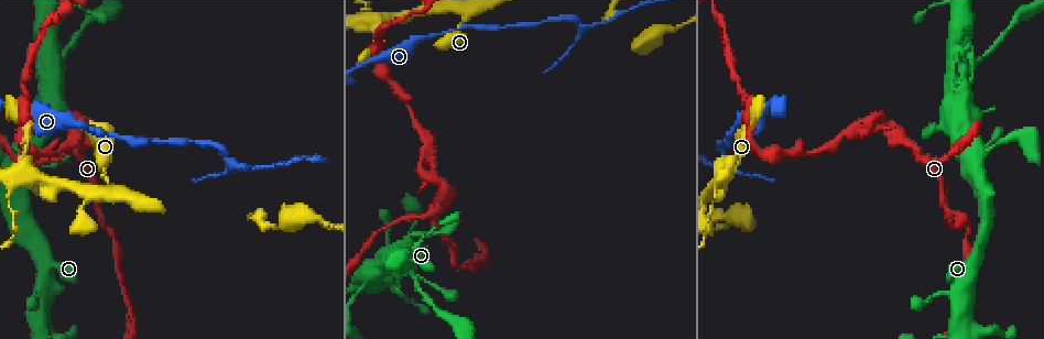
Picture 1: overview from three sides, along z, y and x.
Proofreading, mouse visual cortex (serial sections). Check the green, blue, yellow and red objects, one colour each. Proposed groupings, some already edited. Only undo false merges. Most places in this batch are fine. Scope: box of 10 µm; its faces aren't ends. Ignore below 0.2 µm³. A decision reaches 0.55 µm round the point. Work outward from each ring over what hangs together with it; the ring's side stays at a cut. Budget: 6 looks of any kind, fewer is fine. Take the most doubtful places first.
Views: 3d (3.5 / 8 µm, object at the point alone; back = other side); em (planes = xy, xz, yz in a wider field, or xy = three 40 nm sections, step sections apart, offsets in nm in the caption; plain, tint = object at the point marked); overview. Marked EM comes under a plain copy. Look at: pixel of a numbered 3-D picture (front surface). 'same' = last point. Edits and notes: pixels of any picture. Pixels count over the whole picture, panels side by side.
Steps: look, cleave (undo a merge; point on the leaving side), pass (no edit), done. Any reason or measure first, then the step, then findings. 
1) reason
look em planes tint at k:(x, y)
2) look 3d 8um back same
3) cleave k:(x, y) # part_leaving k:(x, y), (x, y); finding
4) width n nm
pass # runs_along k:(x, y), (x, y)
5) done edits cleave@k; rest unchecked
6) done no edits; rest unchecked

a narrow waist
look 3d 3.5um at 1:(911, 142)

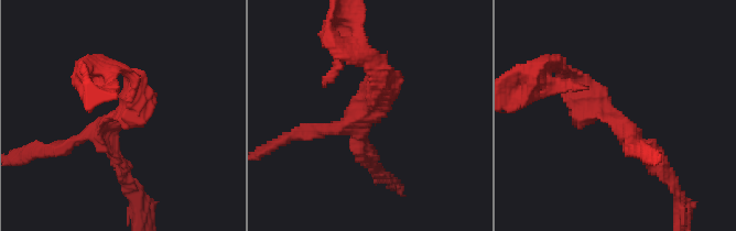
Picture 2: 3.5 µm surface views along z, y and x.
arm_widths 150, 200, 350 nm
pass # runs_along 2:(655, 161), (564, 76); all the same cell

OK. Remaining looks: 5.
three-way junction
look 3d 3.5um at 1:(56, 64)

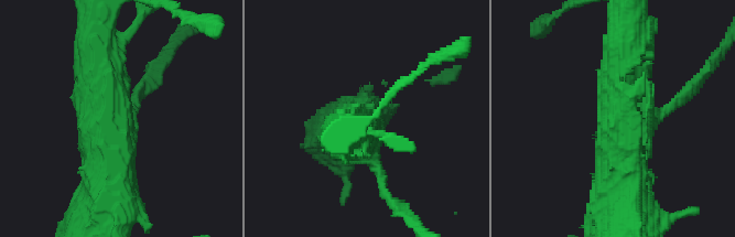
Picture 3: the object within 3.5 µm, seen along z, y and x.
need the tissue
look em xy step 5 tint at 3:(122, 121)

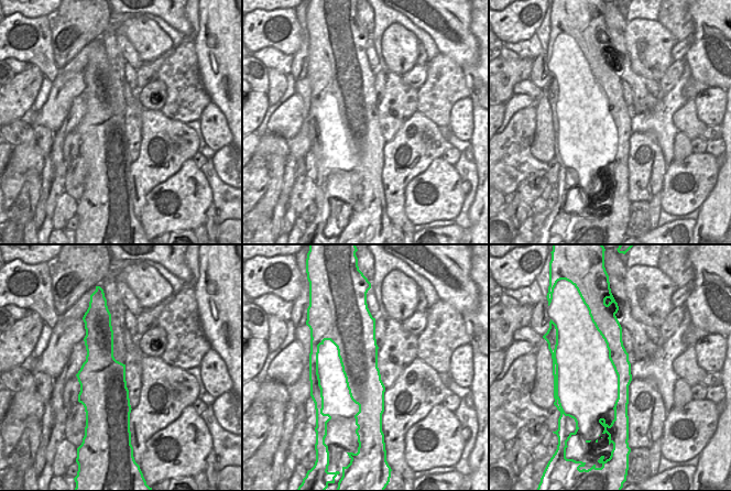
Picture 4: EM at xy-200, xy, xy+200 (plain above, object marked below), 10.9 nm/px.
pass # runs_along 3:(121, 193), (121, 119), (100, 51); one cell here

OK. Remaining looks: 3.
sharp bend
look 3d 3.5um at 1:(235, 167)

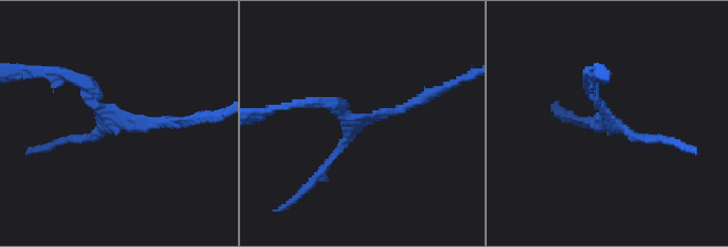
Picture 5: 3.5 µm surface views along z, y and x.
shape alone is not enough
look em xy step 1 tint at 5:(115, 119)

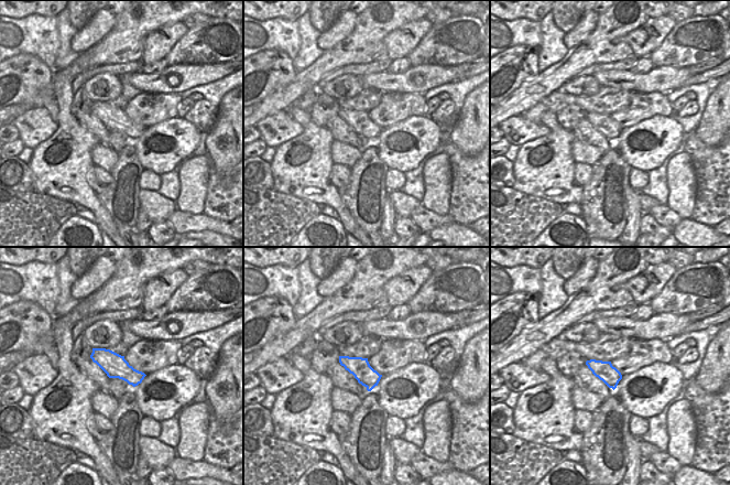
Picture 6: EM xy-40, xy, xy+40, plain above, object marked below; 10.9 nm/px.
look em xy step 5 tint same

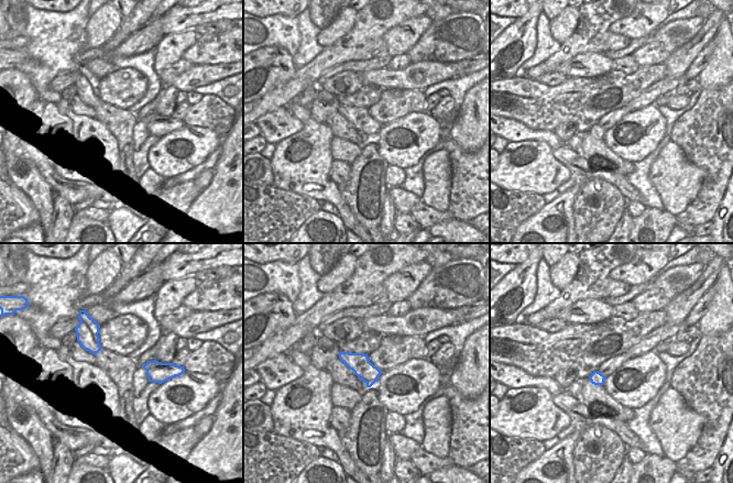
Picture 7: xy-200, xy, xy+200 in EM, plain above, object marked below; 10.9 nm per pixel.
width 220 nm
pass # runs_along 5:(67, 77), (111, 121), (186, 121); one cell here

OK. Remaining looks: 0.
done no edits; rest unchecked

